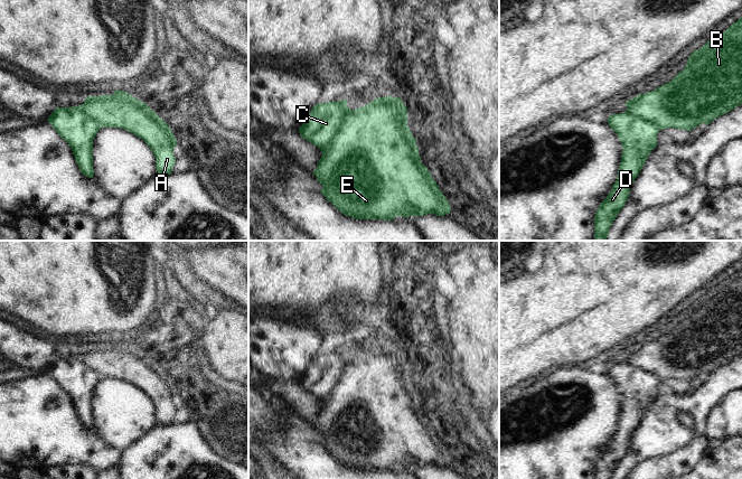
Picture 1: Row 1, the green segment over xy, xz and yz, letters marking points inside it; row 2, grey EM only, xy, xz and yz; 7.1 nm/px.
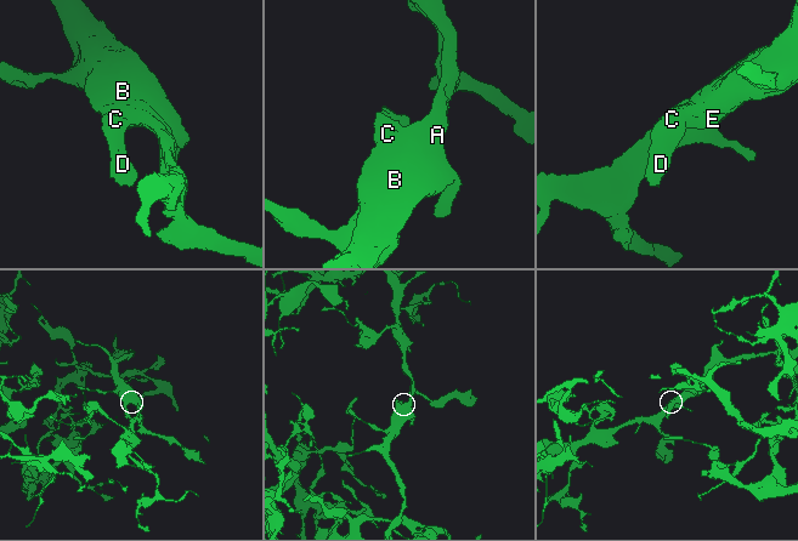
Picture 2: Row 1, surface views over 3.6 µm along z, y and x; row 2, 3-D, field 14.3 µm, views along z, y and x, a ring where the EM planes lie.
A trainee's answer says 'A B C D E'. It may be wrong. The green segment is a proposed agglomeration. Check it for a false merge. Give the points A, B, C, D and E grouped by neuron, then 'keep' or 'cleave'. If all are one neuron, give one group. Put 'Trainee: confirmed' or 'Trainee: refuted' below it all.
A B E / C D; cleave
Trainee: refuted

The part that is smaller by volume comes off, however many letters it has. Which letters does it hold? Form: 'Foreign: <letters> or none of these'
Foreign: C, D

